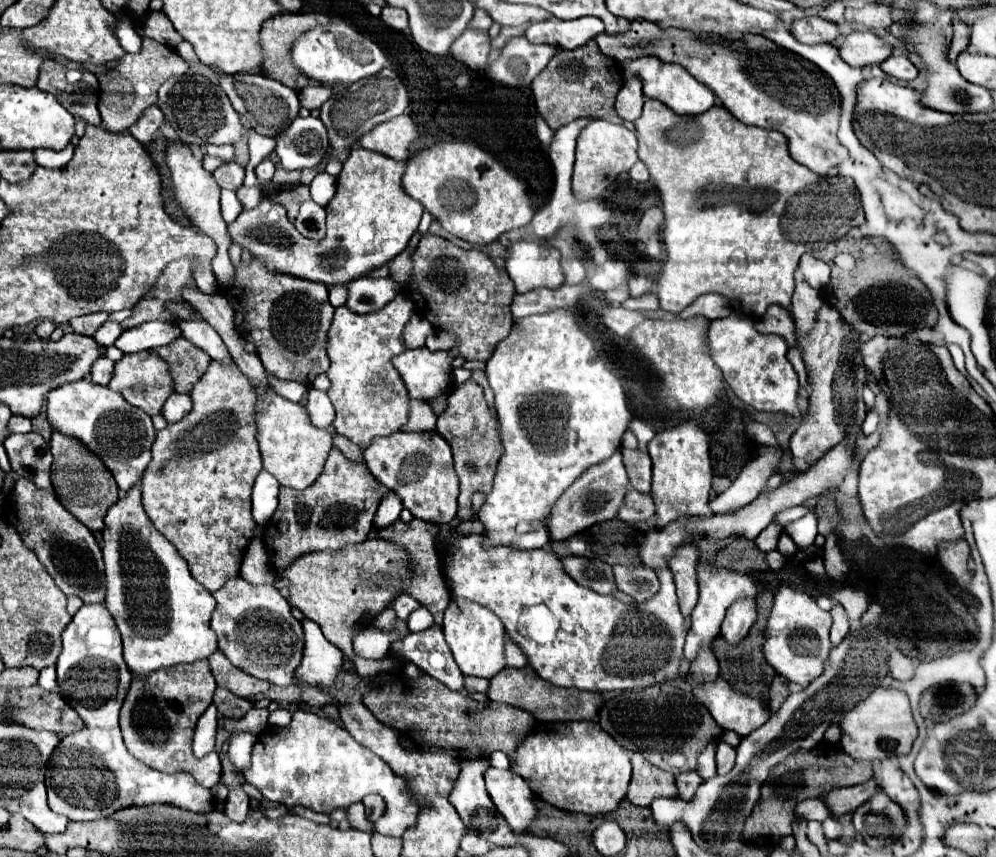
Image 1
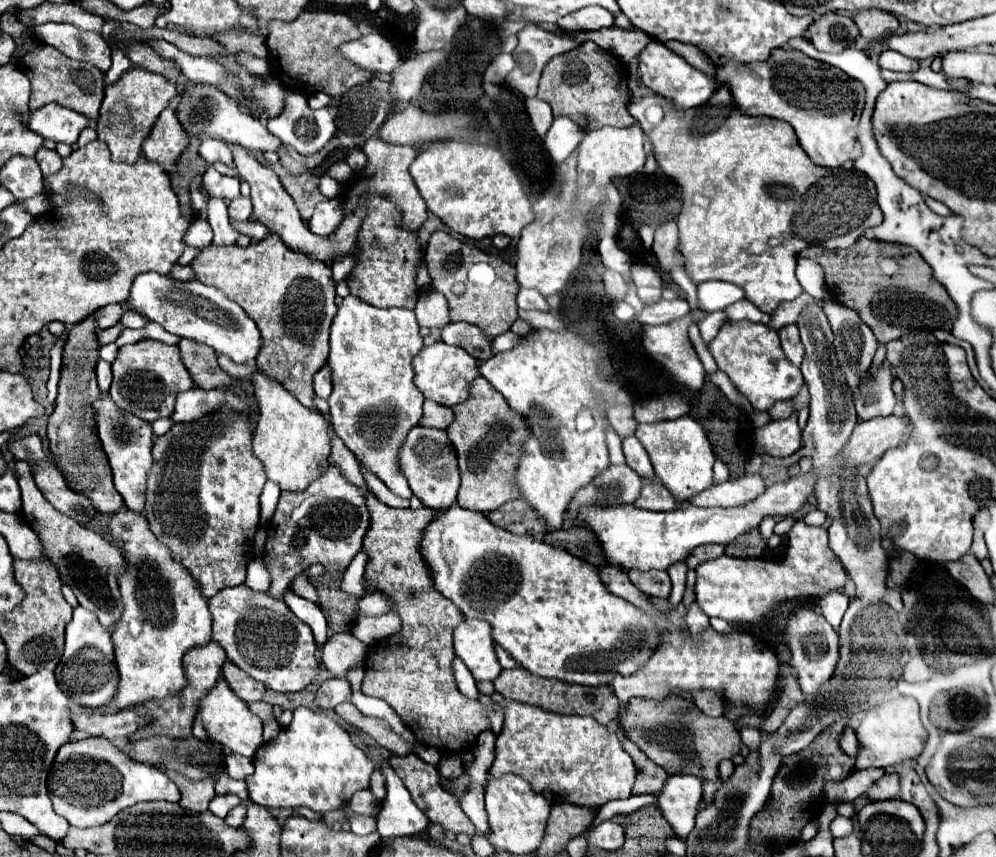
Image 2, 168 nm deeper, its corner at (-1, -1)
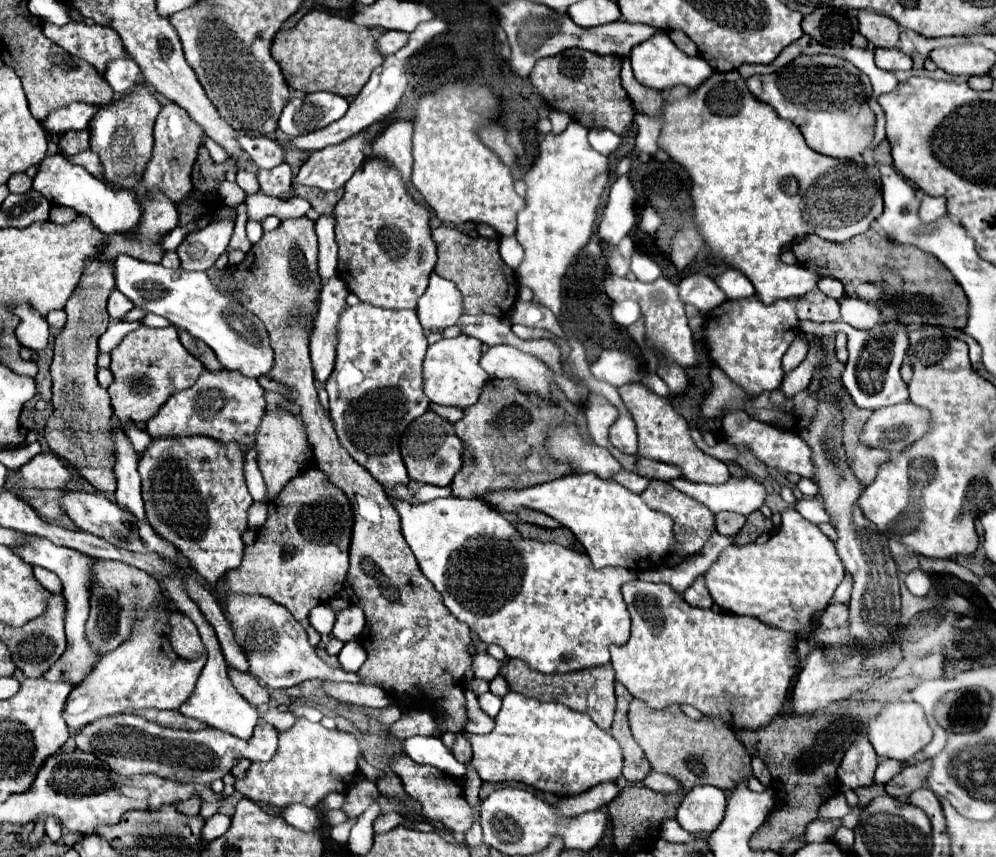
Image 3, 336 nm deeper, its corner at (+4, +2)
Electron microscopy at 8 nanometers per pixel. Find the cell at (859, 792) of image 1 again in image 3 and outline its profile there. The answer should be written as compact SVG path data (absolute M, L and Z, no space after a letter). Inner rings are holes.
M930 760L920 762L916 766L908 766L904 768L898 776L894 776L888 784L886 784L886 792L894 798L906 798L910 792L914 792L916 788L920 788L924 784L924 778L928 774L930 768Z

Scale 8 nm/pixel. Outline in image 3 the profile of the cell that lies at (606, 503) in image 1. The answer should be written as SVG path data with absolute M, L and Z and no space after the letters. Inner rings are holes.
M620 470L620 472L616 472L616 474L612 476L612 480L618 482L618 484L622 484L624 488L628 488L630 492L636 492L636 494L640 494L640 492L648 486L648 480L644 480L642 476L636 476L636 474L630 472L630 470Z

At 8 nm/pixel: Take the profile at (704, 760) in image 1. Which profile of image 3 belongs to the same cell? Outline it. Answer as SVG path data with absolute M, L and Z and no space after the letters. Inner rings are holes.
M696 786L684 796L676 820L686 832L714 832L724 818L724 810L726 796L722 790L714 786Z

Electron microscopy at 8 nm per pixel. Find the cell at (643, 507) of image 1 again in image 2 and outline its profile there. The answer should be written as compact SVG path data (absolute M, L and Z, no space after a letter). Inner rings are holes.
M645 483L635 505L653 511L675 511L681 507L681 503L677 503L677 499L673 499L673 495L665 491L663 483Z

